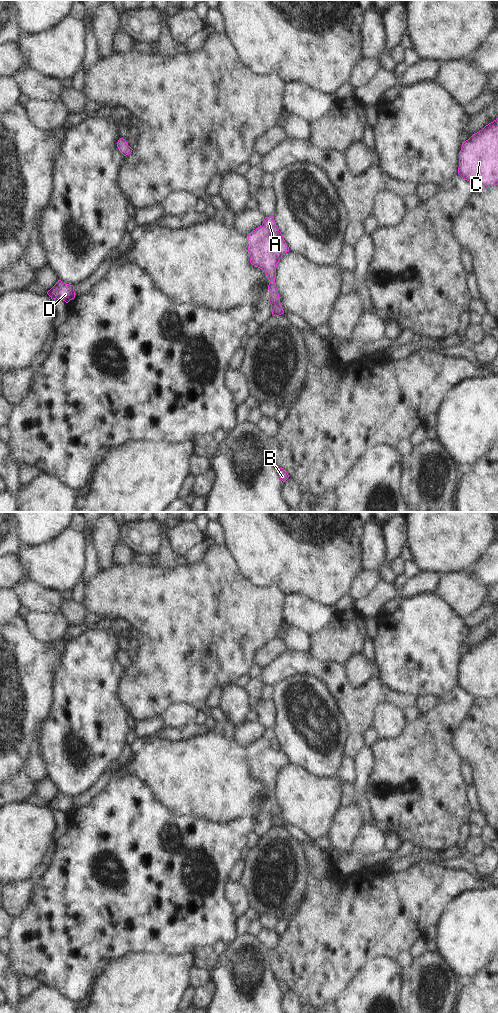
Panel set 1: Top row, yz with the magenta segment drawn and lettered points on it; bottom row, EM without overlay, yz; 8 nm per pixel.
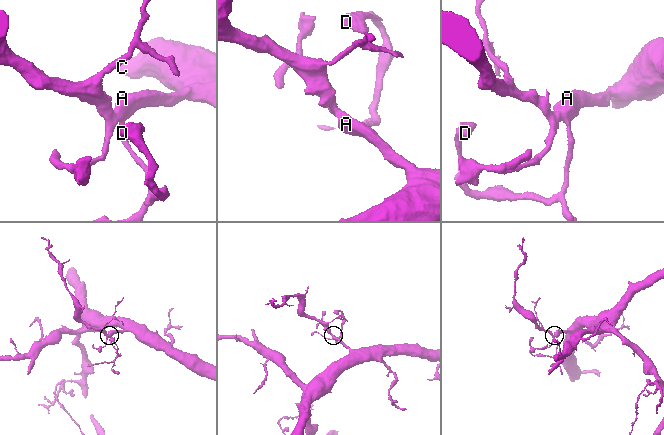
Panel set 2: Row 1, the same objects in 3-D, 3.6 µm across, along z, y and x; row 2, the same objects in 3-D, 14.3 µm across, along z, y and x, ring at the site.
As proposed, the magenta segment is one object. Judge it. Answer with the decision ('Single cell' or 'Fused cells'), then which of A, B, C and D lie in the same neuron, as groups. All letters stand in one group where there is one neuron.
Single cell. Groups: A B C D

